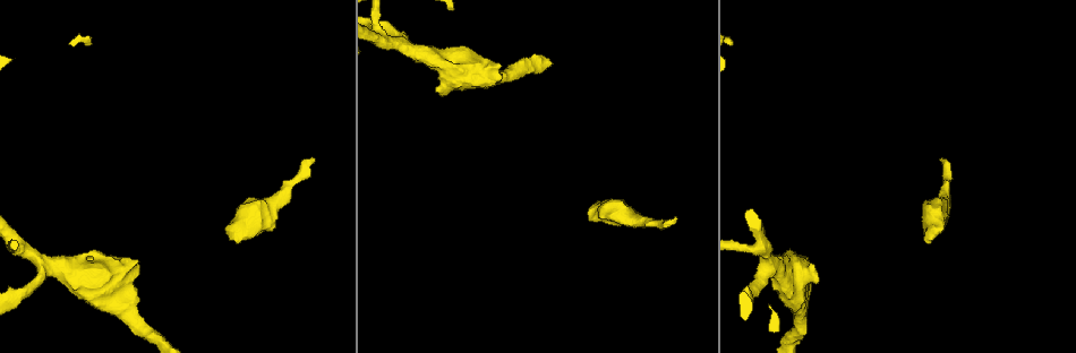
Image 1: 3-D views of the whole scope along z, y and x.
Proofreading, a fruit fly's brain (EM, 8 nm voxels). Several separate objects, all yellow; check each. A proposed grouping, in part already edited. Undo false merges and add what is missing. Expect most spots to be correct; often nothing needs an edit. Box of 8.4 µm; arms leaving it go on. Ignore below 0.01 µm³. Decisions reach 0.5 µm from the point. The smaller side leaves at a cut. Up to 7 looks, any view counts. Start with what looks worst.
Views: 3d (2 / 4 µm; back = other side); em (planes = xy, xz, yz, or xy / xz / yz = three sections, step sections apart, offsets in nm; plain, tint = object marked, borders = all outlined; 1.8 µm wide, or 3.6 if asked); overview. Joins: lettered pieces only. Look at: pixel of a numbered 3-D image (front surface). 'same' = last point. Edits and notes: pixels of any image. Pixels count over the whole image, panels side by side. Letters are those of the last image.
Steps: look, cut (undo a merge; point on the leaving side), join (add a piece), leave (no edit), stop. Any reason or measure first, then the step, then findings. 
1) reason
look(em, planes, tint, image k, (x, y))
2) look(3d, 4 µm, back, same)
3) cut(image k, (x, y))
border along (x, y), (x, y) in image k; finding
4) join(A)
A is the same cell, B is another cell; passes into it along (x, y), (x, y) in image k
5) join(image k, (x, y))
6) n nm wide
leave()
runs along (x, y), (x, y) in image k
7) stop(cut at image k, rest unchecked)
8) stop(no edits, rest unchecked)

an open end
look(em, xy, step 4, borders, image 1, (315, 159))

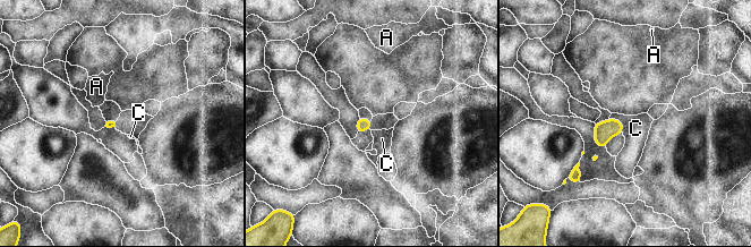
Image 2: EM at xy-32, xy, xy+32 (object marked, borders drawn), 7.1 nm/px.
C touches over 150 nm
leave()
A and C are other cells; no lettered piece goes on from it

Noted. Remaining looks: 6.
branch stops here
look(em, 3.6 µm, xy, step 4, tint, image 1, (927, 242))

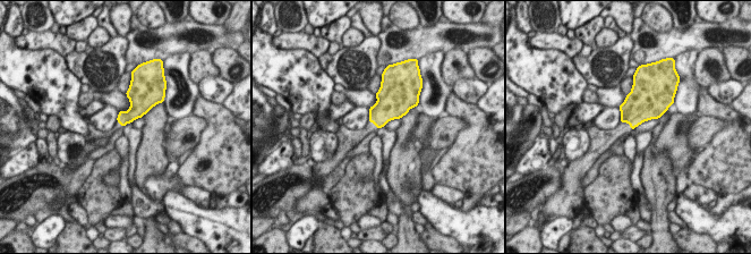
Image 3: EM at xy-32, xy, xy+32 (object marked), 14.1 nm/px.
what lies round it
look(em, 3.6 µm, xy, step 4, borders, same)

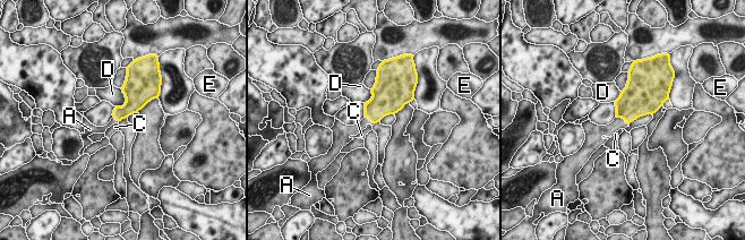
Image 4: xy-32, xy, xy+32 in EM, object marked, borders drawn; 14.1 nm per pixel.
D touches over 280 nm
join(A)
A is the same cell, C, D and E are other cells; passes into it along (633, 103), (623, 117), (618, 123) in image 4; it goes on there

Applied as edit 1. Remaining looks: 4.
branch stops here
look(3d, 4 µm, image 1, (500, 80))

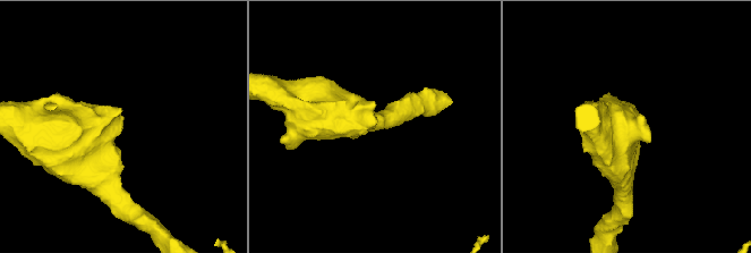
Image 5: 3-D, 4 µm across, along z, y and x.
shape alone is not enough
look(em, 3.6 µm, planes, borders, image 5, (119, 128))

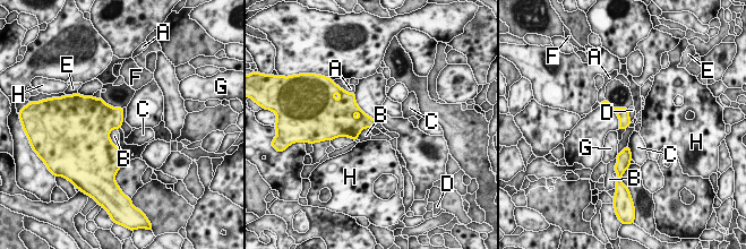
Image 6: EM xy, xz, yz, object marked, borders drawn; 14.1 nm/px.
leave()
A, B, C, D, E, F, G and H are other cells; border along (123, 109), (123, 121), (120, 126) in image 6; no lettered piece goes on from it

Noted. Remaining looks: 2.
stop(join at image 4, rest unchecked)

